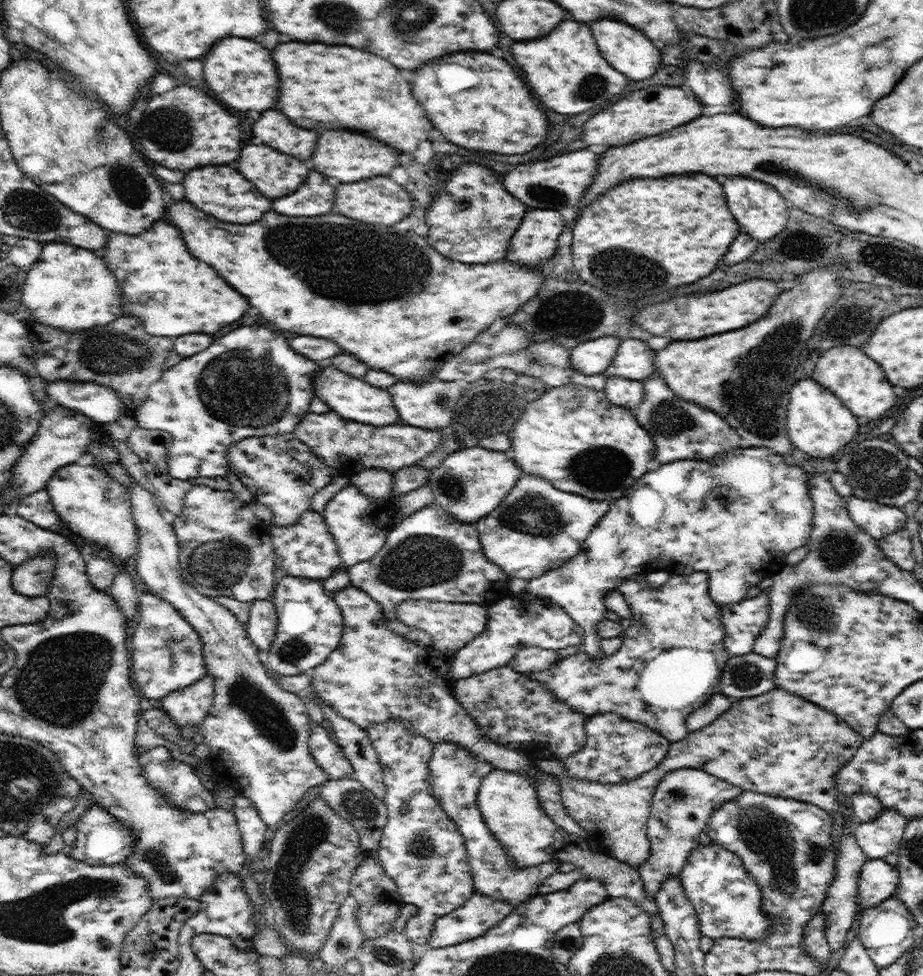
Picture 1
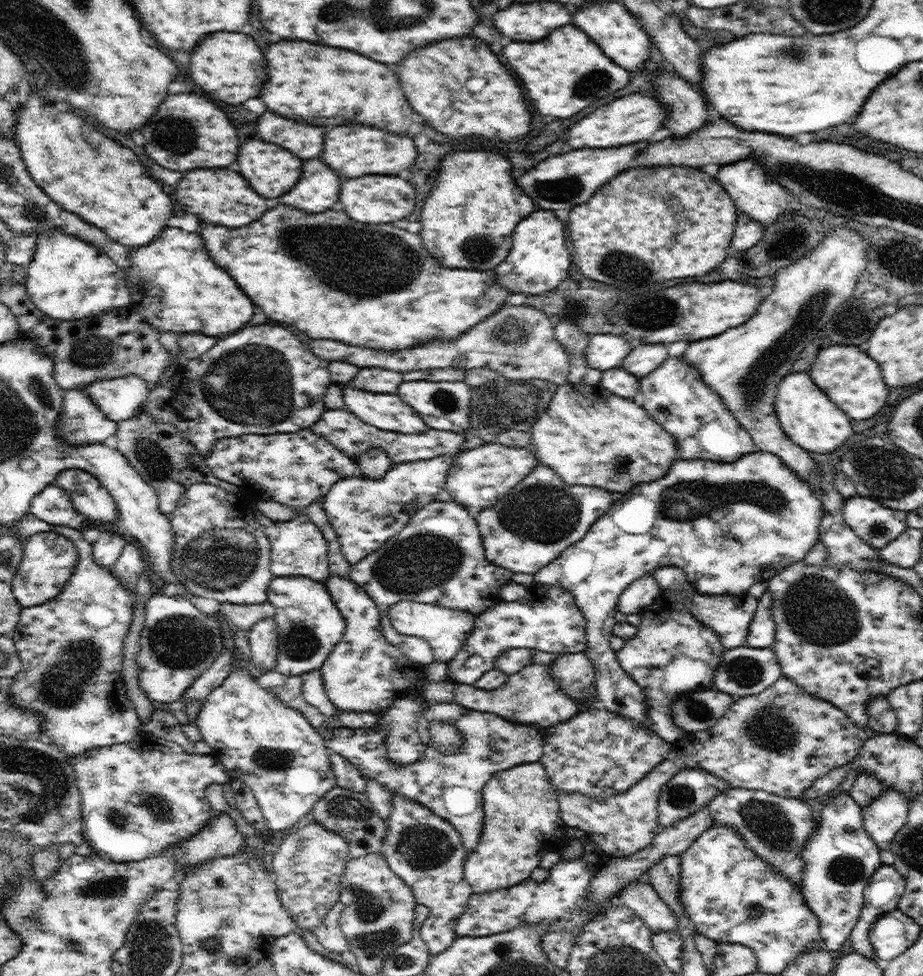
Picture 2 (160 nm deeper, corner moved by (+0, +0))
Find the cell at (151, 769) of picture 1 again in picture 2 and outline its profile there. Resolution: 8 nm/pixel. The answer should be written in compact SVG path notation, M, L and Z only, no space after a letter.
M144 731L138 733L136 738L126 744L116 744L116 746L108 746L108 748L90 749L90 752L86 752L86 754L69 757L69 761L74 767L76 782L81 792L81 813L84 836L87 838L90 846L93 846L95 856L105 857L114 862L134 862L155 857L157 854L160 854L162 850L165 850L165 848L172 848L175 844L179 844L179 842L183 842L183 840L194 836L213 818L214 811L210 807L208 799L206 799L206 787L214 783L224 784L224 782L231 780L224 765L214 760L213 756L208 754L187 754L184 749L182 749L182 746L176 742L166 740L165 738L158 738L152 733L146 733Z

